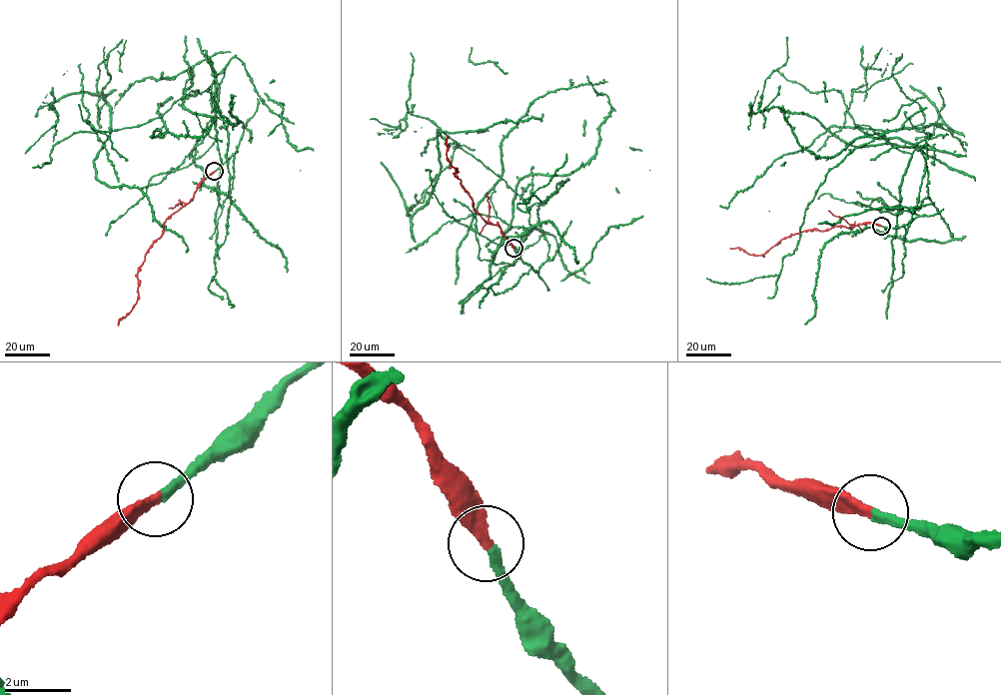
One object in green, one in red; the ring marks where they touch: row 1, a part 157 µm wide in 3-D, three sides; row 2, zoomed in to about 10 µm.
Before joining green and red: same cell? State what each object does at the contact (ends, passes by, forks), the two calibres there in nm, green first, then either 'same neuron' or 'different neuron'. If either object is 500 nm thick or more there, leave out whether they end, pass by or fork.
green ends | red ends | 280/360 nm | same neuron

